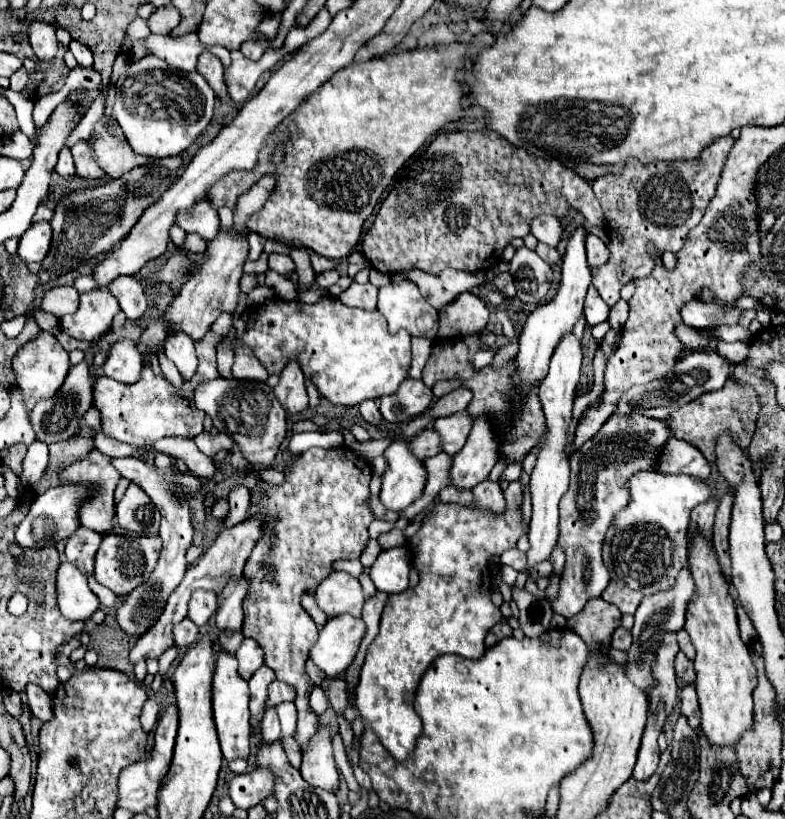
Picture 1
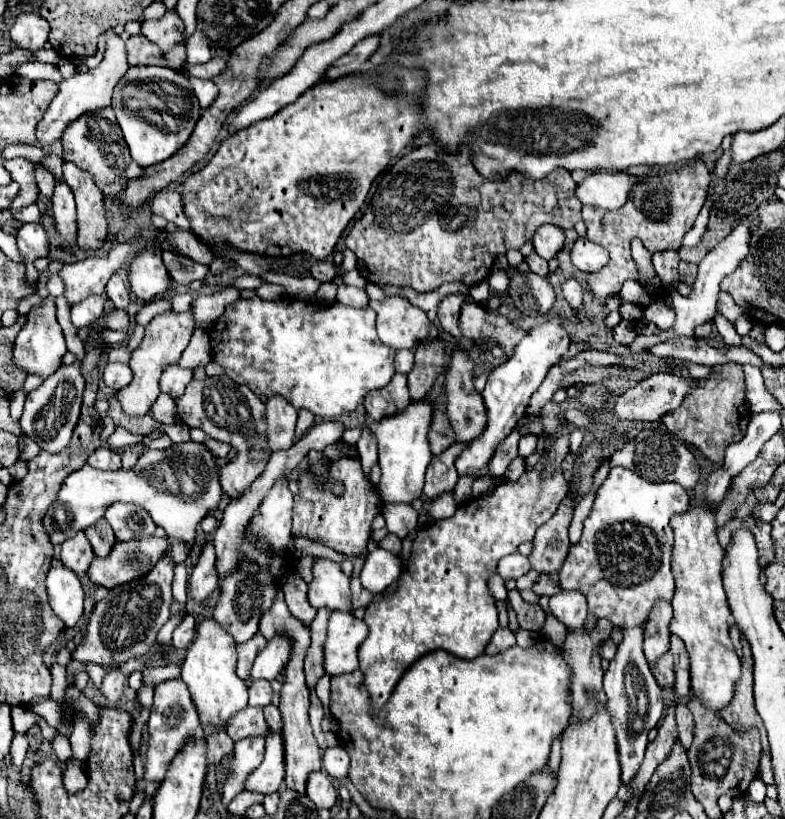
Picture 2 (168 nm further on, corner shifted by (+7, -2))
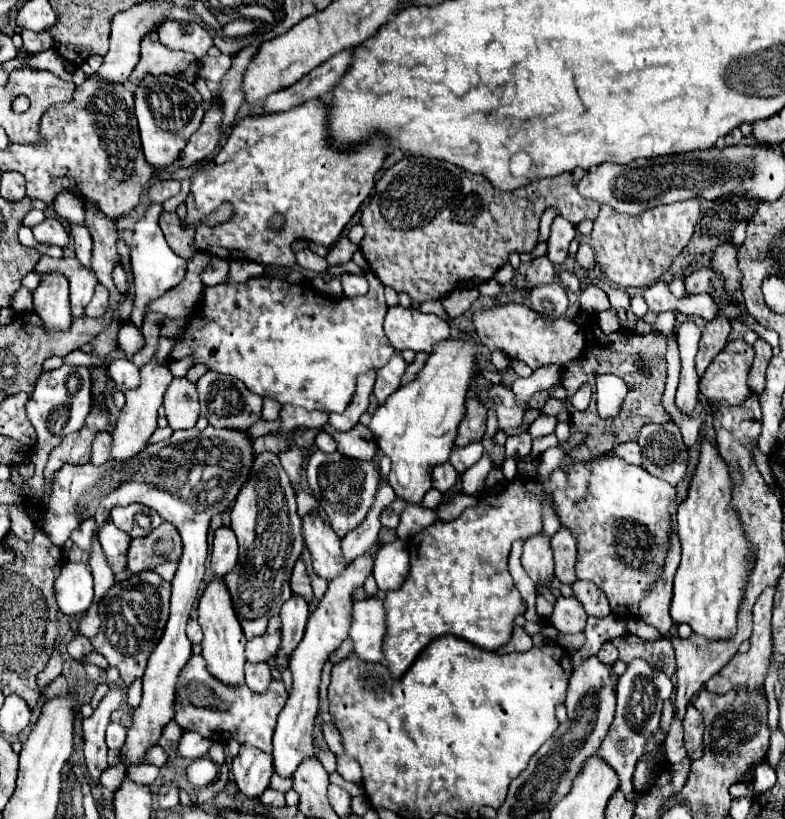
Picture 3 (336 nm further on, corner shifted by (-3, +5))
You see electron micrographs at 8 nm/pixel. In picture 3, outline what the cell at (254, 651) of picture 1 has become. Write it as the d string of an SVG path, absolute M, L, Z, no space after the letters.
M272 616L266 632L246 642L246 658L250 662L266 662L268 658L272 658L280 648L280 638L282 638L280 628L282 628L280 616Z

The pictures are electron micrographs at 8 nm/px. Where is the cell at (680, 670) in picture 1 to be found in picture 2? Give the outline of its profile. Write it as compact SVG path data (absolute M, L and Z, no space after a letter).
M670 653L662 655L662 659L658 661L658 665L654 669L654 677L660 687L674 687L676 675L674 675L674 659Z

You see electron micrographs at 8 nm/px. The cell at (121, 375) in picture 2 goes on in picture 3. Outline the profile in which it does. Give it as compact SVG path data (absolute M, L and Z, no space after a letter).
M114 360L108 366L108 374L118 390L128 392L140 384L140 372L130 360Z

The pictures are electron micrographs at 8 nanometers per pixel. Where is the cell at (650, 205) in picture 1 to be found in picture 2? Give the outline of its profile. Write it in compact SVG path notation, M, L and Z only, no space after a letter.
M696 159L682 167L674 167L664 173L638 179L638 185L634 185L634 189L630 191L628 201L616 211L584 205L582 219L588 227L586 237L602 245L610 253L608 265L588 277L588 287L592 295L598 299L618 295L626 279L636 279L636 267L630 257L630 241L634 237L640 237L652 253L678 249L682 245L682 237L690 231L702 205L706 203L710 181L710 167L706 165L706 161Z

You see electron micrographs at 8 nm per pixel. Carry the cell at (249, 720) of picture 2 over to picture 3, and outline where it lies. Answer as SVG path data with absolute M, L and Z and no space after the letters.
M192 656L188 660L188 664L184 666L184 670L180 672L180 680L176 686L176 716L174 720L190 732L198 732L204 738L212 738L214 742L222 742L226 744L228 740L238 740L240 744L252 744L256 748L260 748L262 752L272 752L272 734L276 730L276 718L280 714L280 710L284 708L286 702L286 688L282 680L272 680L268 690L264 694L256 694L252 692L246 684L242 686L226 686L224 682L218 682L216 678L212 678L212 674L206 668L206 662L202 656Z

